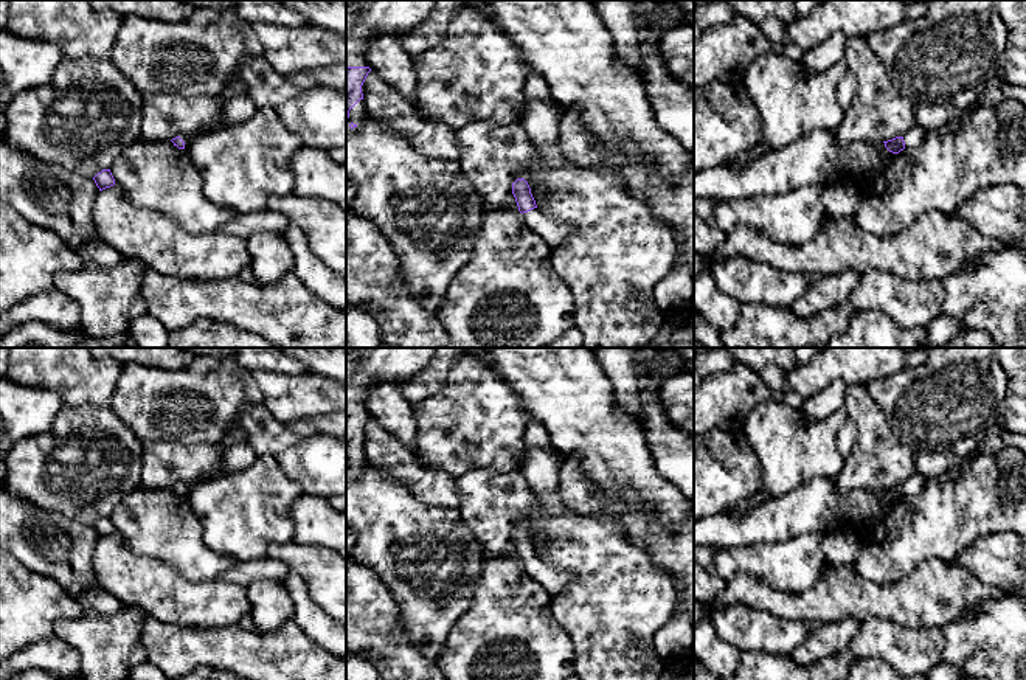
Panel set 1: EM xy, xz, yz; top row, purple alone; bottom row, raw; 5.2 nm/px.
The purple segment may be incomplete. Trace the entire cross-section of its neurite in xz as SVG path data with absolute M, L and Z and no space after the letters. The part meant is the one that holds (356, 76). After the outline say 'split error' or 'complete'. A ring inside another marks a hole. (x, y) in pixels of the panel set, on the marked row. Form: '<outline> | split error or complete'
M348 0L346 3L346 116L351 129L366 118L365 79L371 71L365 53L377 36L416 29L432 14L435 0Z | split error

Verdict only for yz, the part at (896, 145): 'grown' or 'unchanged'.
grown

